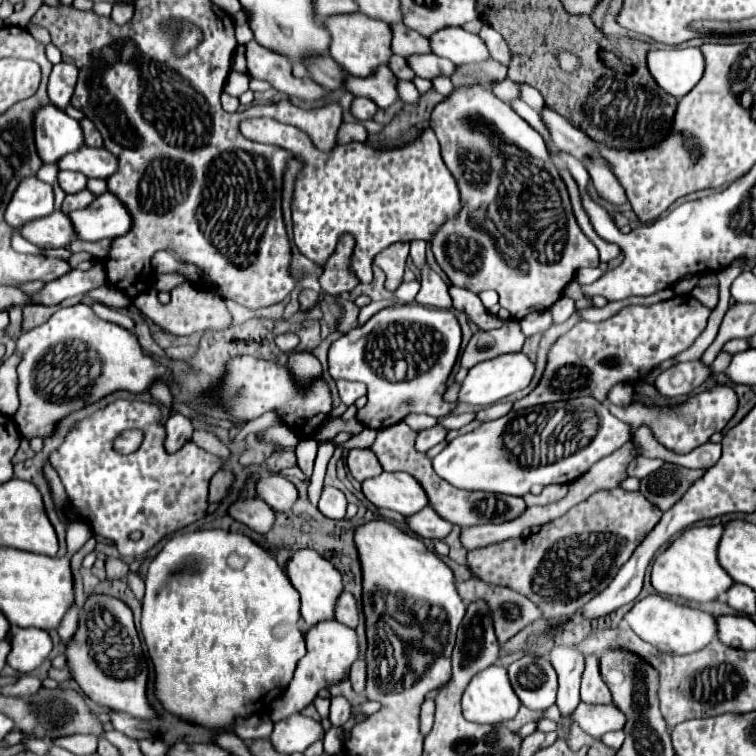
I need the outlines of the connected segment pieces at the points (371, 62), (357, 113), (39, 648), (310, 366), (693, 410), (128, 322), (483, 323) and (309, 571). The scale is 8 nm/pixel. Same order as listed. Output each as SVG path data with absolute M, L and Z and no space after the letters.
M349 13L349 15L333 15L323 19L323 27L327 27L331 35L331 45L329 45L329 55L351 75L355 77L365 77L371 71L377 69L377 65L387 63L391 55L391 31L387 23L381 23L377 19L369 19L367 15Z
M355 97L355 99L353 99L353 103L351 103L351 115L353 115L357 121L373 119L375 111L377 111L377 105L375 105L371 99Z
M11 625L9 643L11 643L11 653L7 657L7 663L19 673L29 673L37 669L53 649L49 633L37 627L23 629Z
M295 351L295 353L291 353L289 369L293 371L295 379L301 385L311 383L313 379L317 379L323 373L319 359L315 355L311 355L311 351Z
M715 385L703 393L689 397L685 403L681 403L677 407L649 407L649 405L631 401L627 407L611 405L610 412L631 427L631 435L639 427L647 425L651 429L653 437L661 445L665 445L667 449L671 449L679 455L685 455L685 453L693 451L695 447L707 443L713 433L723 431L723 427L735 415L737 407L739 407L739 399L737 399L737 393L734 389L727 387L727 385Z
M93 301L91 303L91 309L93 309L93 313L99 317L99 319L103 319L103 321L111 321L111 323L115 323L115 325L121 325L121 327L125 327L125 329L133 329L133 319L131 317L127 317L127 315L123 315L123 313L119 313L117 309L113 309L113 307L107 307L107 305L101 305L99 301Z
M449 287L449 295L453 299L453 307L457 311L463 311L467 313L467 317L481 329L481 331L491 331L495 327L501 327L505 321L501 321L499 317L493 317L481 303L481 299L471 293L471 291L465 291L461 287Z
M299 549L287 559L285 573L287 573L289 581L293 583L293 587L301 595L301 611L299 613L307 627L313 627L325 619L333 619L333 605L337 601L337 595L341 595L341 591L343 591L343 581L341 581L339 571L327 559L323 559L313 549Z

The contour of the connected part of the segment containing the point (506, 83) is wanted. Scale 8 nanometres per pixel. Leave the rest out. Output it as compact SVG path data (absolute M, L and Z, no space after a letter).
M501 79L501 81L491 83L491 91L493 91L497 97L501 97L503 101L513 99L513 97L519 97L517 85L515 85L511 79Z

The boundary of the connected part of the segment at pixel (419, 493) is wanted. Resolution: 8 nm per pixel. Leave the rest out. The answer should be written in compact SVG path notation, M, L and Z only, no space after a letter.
M387 473L363 481L363 495L379 509L391 509L405 517L427 507L427 495L409 473Z

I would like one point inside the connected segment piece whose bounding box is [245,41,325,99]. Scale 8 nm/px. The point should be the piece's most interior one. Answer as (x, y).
(274, 68)

